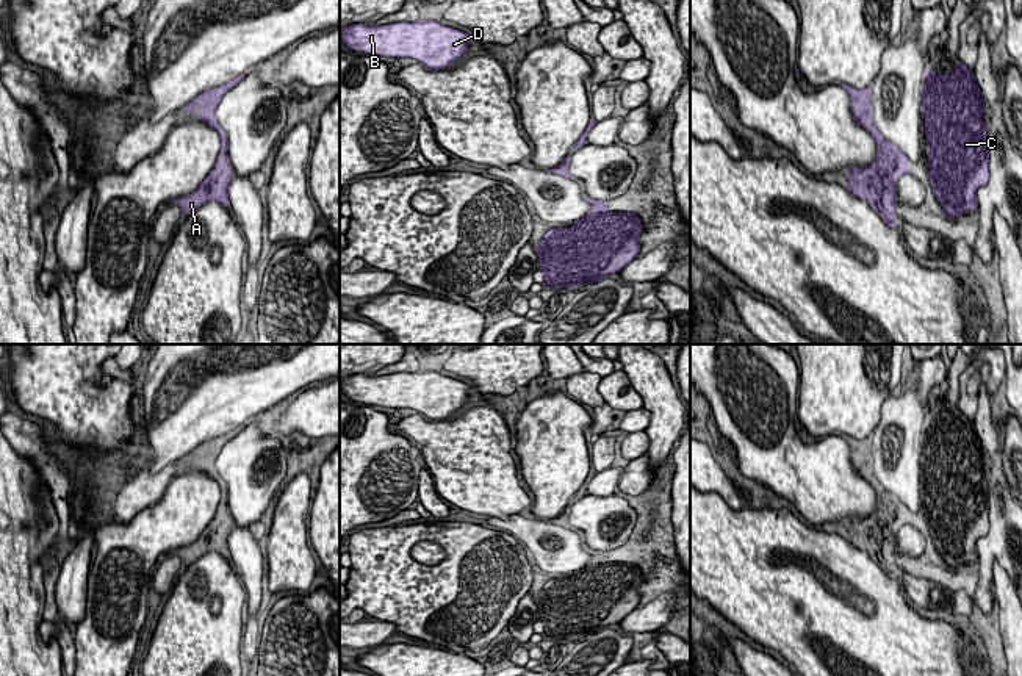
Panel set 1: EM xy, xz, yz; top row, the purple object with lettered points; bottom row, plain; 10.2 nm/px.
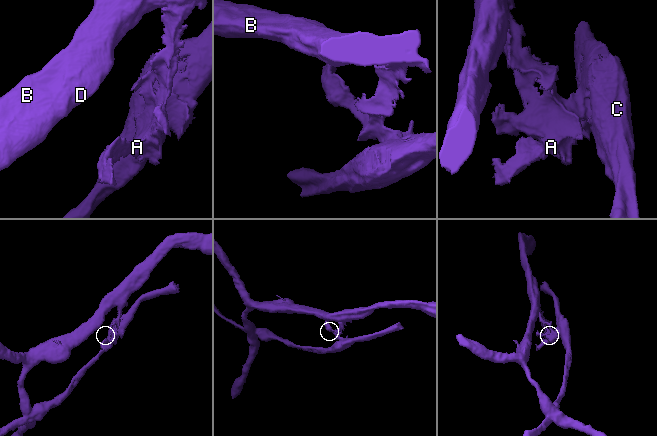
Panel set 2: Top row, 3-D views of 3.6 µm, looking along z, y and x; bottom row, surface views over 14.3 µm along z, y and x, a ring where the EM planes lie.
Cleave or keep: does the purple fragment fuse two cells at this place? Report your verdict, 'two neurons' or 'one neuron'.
two neurons

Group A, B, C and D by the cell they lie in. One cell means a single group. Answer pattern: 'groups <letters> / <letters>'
groups A C / B D

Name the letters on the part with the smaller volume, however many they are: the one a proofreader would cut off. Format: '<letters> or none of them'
A, C

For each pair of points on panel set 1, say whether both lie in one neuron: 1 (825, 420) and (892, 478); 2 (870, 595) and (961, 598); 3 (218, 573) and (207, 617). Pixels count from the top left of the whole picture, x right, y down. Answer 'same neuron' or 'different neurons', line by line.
1: different neurons
2: different neurons
3: same neuron

